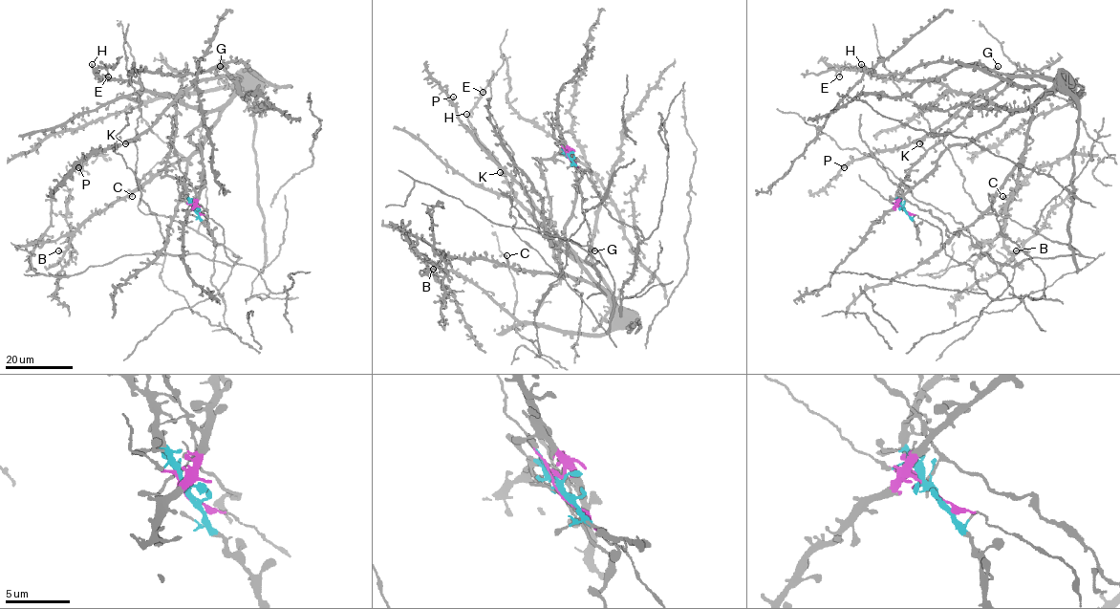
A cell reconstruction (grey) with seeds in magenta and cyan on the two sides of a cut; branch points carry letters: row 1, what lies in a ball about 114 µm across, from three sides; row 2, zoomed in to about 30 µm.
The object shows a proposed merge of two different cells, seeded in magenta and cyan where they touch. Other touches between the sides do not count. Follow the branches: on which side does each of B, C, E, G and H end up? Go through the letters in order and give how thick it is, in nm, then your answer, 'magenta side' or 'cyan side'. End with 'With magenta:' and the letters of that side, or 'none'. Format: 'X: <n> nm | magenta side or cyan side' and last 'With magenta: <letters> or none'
B: 550 nm | magenta side
C: 240 nm | magenta side
E: 440 nm | magenta side
G: 500 nm | magenta side
H: 360 nm | magenta side
With magenta: B, C, E, G, H

